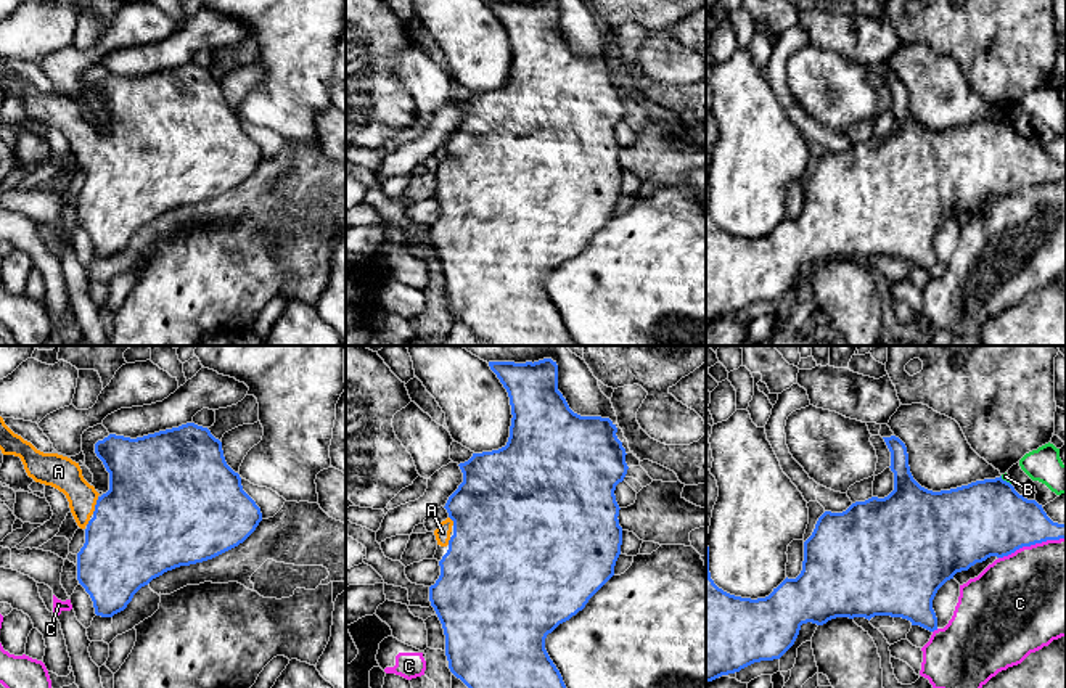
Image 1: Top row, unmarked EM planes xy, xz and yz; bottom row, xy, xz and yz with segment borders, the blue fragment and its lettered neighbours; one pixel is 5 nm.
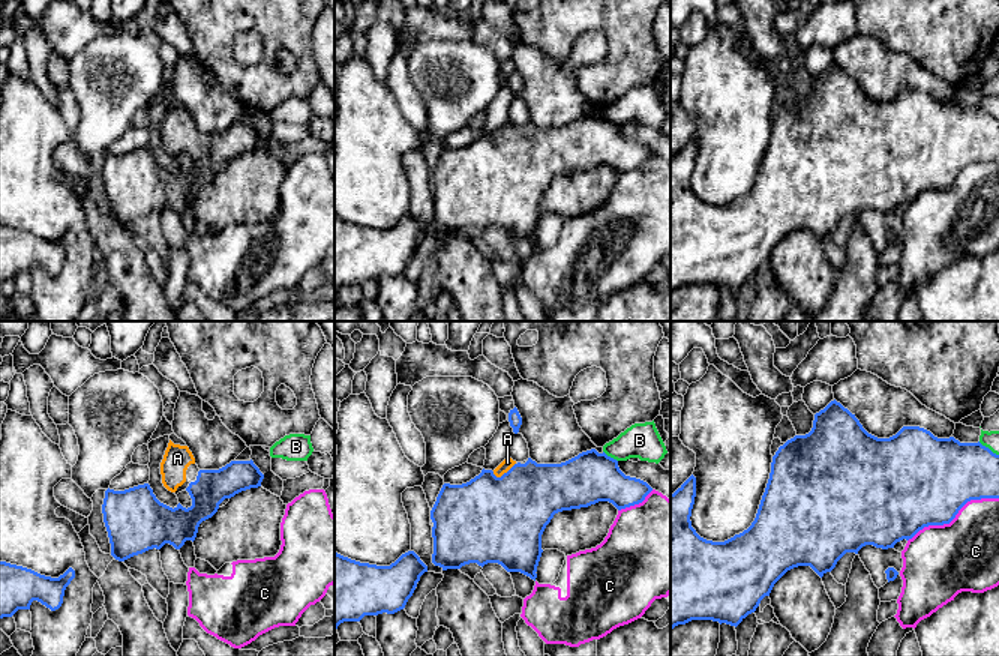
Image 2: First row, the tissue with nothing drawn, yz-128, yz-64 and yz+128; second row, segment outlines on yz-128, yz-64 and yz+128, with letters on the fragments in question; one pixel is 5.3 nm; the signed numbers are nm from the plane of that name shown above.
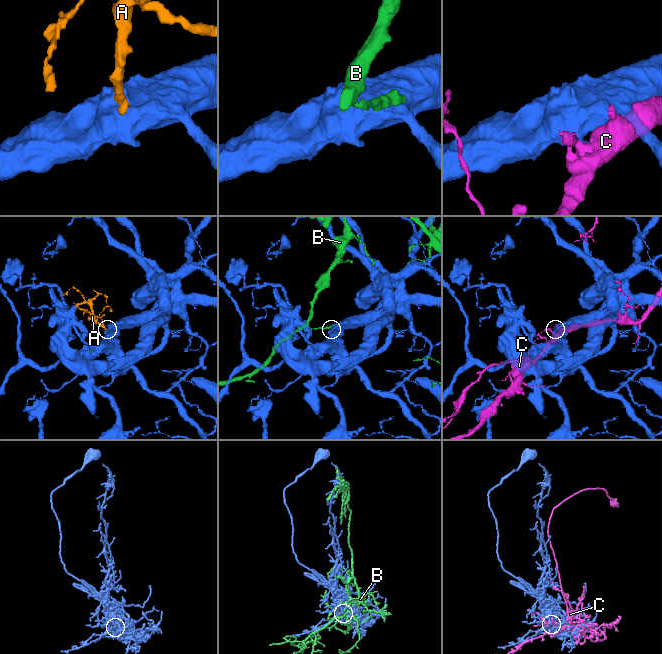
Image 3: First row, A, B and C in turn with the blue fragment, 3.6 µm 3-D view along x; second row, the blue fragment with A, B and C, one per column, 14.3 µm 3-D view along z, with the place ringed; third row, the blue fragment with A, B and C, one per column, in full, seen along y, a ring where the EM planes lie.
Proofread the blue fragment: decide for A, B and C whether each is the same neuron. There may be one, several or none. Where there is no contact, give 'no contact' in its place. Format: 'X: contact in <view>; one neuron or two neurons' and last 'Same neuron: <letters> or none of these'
A: contact in xy; one neuron
B: contact in yz; two neurons
C: contact in yz; two neurons
Same neuron: A

